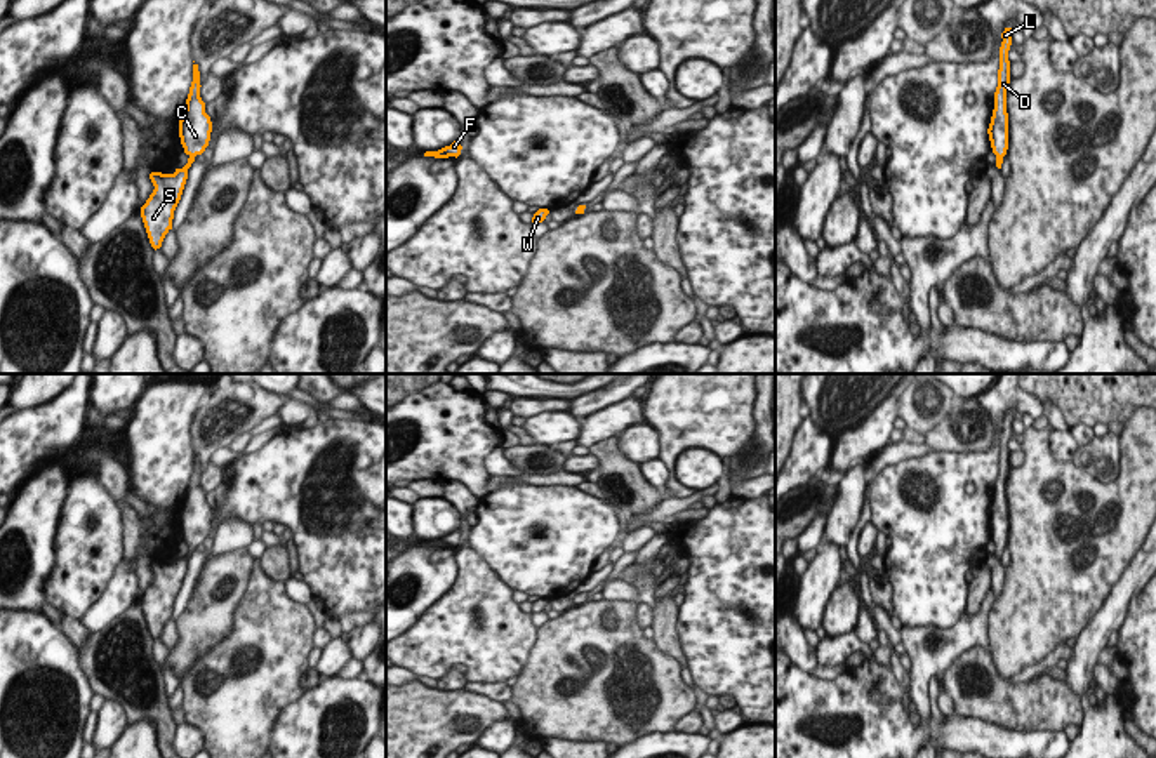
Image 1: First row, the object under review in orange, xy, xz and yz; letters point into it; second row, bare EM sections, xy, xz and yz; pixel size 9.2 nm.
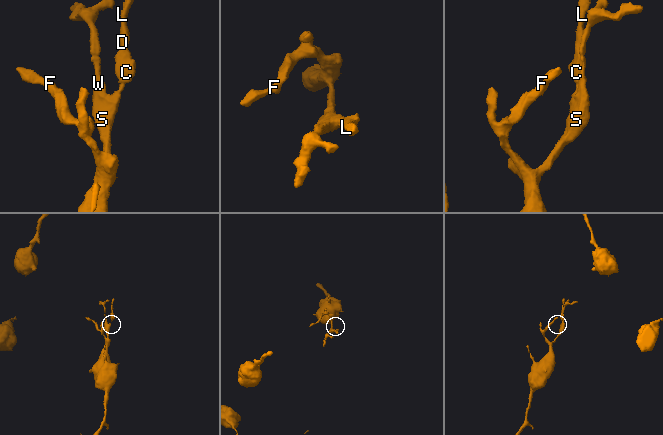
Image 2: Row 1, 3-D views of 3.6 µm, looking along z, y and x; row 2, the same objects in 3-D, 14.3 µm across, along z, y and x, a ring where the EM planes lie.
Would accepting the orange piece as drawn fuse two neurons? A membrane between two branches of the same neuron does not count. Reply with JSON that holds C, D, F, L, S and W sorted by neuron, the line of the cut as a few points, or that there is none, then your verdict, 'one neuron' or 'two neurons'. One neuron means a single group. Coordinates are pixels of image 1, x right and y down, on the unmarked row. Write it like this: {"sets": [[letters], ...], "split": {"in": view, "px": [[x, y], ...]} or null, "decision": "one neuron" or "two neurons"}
{"sets": [["C", "D", "F", "L", "S", "W"]], "split": null, "decision": "one neuron"}

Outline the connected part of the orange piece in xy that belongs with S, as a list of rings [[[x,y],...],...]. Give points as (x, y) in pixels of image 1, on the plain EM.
[[[195,452],[186,499],[179,509],[179,527],[184,542],[189,546],[188,553],[183,558],[176,558],[174,563],[149,563],[155,579],[141,596],[141,607],[149,633],[155,640],[162,636],[165,624],[172,619],[174,600],[181,589],[188,568],[188,558],[195,551],[195,546],[205,541],[210,530],[212,511],[205,502],[205,492],[200,487],[200,476],[200,461],[198,454]]]

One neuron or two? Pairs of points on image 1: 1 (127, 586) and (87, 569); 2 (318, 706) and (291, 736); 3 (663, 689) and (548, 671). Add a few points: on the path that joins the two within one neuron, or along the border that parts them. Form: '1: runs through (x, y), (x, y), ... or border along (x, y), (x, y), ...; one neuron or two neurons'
1: border along (122, 560), (108, 590), (87, 612); two neurons
2: runs through (313, 713), (298, 729); one neuron
3: runs through (645, 656), (631, 644), (581, 666); one neuron

